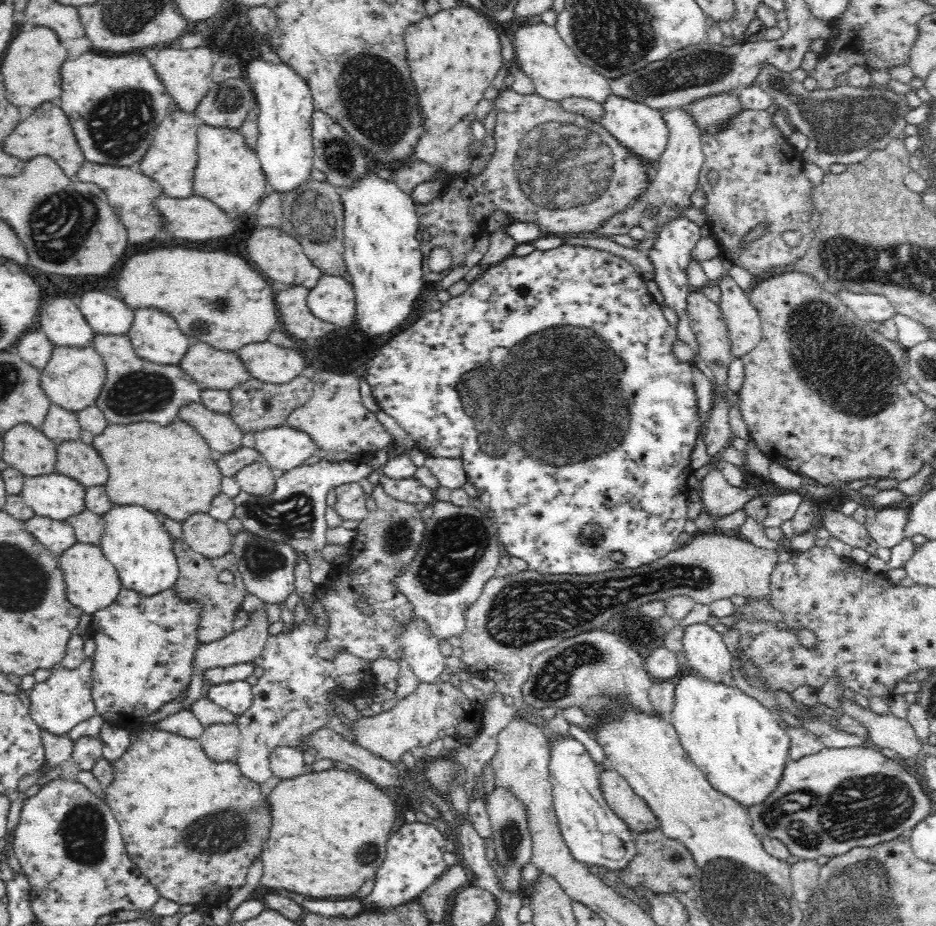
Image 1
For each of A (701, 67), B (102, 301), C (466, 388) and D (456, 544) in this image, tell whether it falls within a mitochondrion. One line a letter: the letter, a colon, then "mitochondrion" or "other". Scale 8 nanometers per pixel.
A: mitochondrion
B: other
C: mitochondrion
D: mitochondrion

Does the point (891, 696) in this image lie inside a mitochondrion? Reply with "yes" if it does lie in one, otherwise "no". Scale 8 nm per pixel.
no

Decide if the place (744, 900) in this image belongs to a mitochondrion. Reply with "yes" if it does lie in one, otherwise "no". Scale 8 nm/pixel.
yes

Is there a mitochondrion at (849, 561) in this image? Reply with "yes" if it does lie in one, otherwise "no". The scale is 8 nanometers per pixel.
no

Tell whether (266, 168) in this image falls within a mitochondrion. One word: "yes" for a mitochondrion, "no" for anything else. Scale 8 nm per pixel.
no

